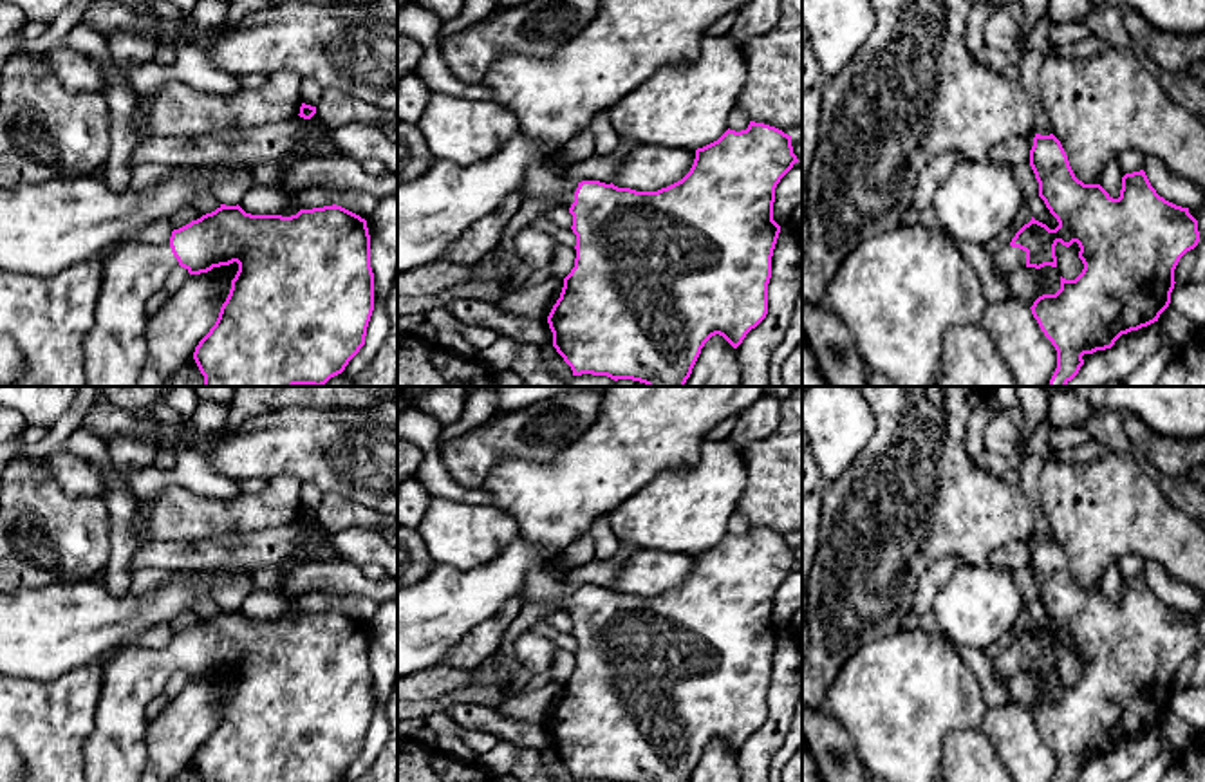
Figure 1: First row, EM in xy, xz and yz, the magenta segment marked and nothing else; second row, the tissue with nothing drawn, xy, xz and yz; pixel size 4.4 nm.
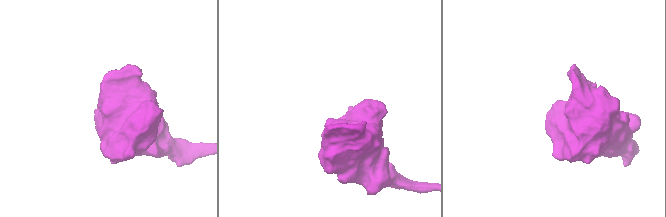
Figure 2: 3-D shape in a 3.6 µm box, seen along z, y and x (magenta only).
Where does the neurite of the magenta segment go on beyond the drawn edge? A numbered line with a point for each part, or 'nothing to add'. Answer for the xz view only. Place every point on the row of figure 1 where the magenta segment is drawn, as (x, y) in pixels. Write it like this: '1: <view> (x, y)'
1: xz (541, 181)

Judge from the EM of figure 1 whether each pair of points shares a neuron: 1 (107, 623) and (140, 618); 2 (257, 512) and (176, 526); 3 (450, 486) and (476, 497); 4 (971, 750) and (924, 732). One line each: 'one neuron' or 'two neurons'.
1: one neuron
2: one neuron
3: one neuron
4: two neurons

